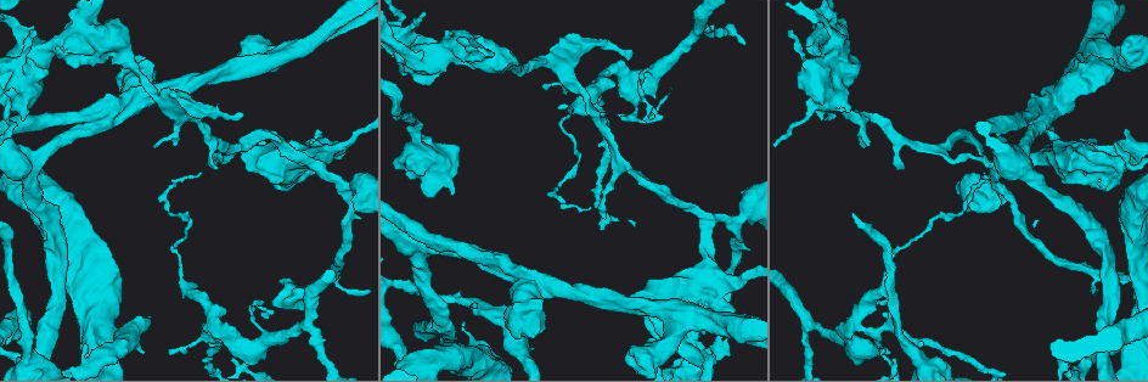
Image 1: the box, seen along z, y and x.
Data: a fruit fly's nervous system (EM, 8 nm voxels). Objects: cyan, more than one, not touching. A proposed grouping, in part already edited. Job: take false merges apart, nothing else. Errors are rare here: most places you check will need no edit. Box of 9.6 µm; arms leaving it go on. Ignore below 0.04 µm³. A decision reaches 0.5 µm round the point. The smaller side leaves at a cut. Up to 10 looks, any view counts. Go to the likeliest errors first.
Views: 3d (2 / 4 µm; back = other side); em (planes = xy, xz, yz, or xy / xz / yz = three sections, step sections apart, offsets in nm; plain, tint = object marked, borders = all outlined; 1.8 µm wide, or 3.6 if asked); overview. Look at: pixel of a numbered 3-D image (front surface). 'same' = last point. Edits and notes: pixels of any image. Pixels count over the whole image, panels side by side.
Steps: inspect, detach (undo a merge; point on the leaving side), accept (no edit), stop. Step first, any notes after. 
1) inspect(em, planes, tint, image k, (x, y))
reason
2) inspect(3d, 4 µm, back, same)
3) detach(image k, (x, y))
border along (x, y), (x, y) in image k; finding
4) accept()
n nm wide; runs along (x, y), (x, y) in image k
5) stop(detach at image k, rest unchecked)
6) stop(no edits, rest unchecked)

inspect(3d, 4 µm, back, image 1, (28, 359))
thick turns thin

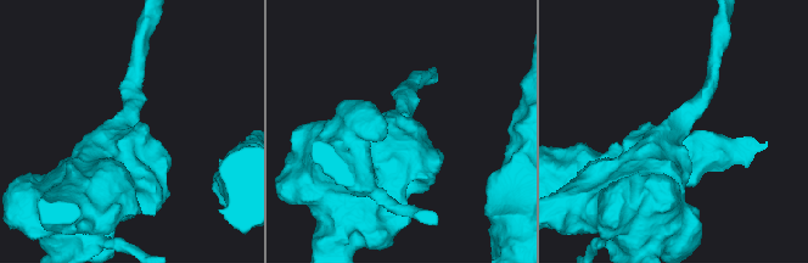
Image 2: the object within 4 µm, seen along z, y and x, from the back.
inspect(em, xz, step 4, tint, image 2, (683, 123))

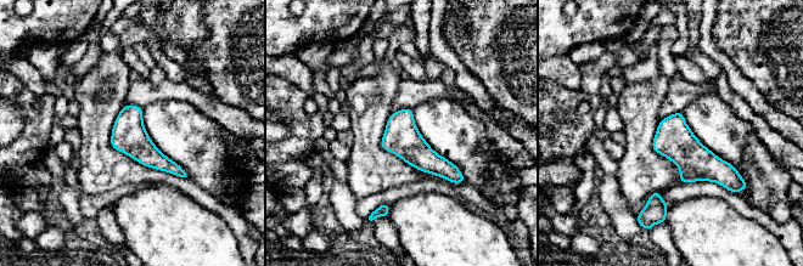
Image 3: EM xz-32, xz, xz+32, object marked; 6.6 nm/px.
accept()
220 nm wide; one cell here

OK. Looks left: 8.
inspect(3d, 2 µm, image 1, (399, 68))
thick turns thin

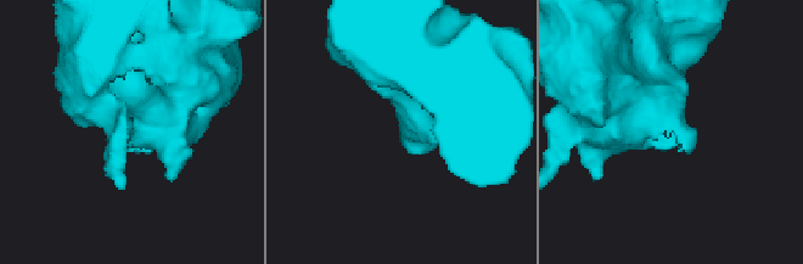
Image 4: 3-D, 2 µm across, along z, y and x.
inspect(em, 3.6 µm, planes, plain, image 4, (137, 113))

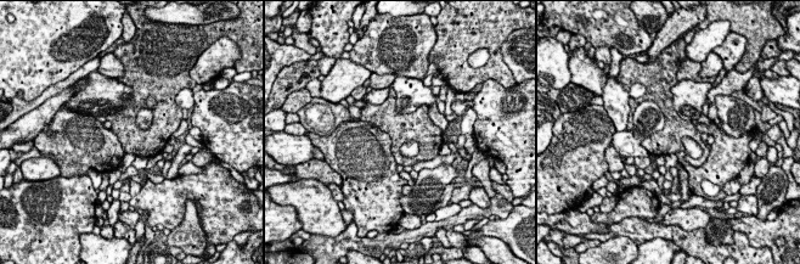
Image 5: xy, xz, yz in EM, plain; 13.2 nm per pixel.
inspect(em, 3.6 µm, planes, tint, same)
with the object marked

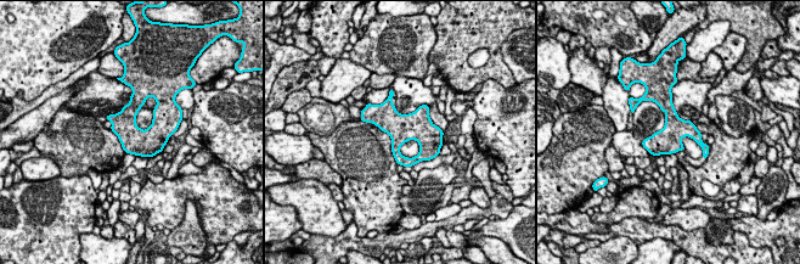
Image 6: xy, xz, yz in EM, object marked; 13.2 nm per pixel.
accept()
all the same cell

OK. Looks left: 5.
inspect(3d, 4 µm, image 1, (747, 212))
calibre changes

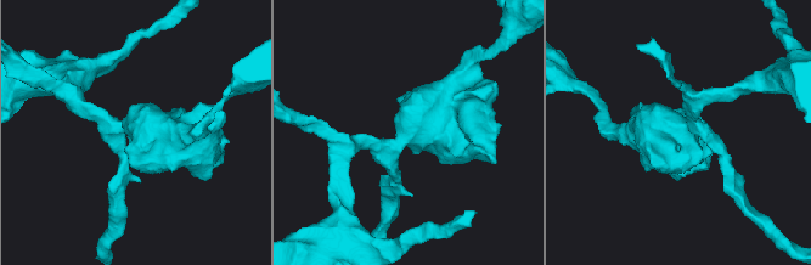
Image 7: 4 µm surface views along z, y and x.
inspect(em, xy, step 8, tint, image 7, (138, 132))
shape alone is not enough

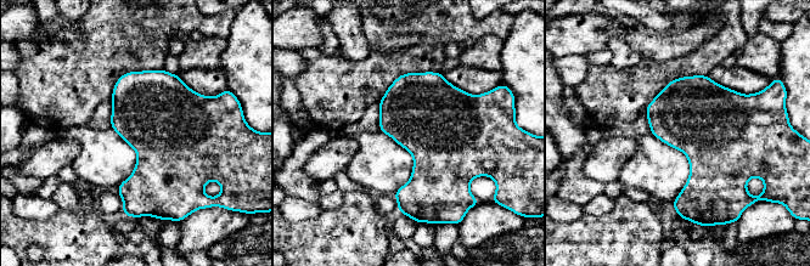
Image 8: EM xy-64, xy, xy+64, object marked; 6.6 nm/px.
accept()
continuous, no second cell

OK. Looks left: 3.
inspect(3d, 2 µm, image 1, (493, 265))
arms part here

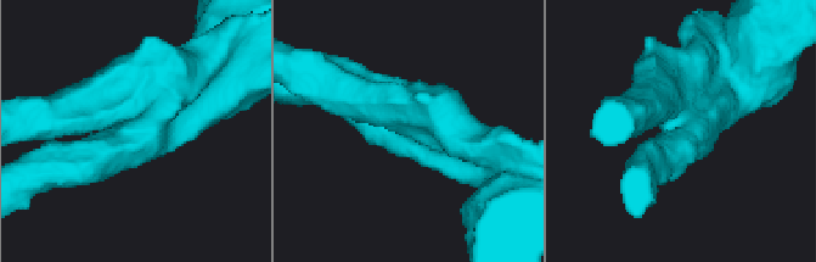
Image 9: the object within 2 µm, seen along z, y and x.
inspect(em, planes, tint, image 9, (141, 136))

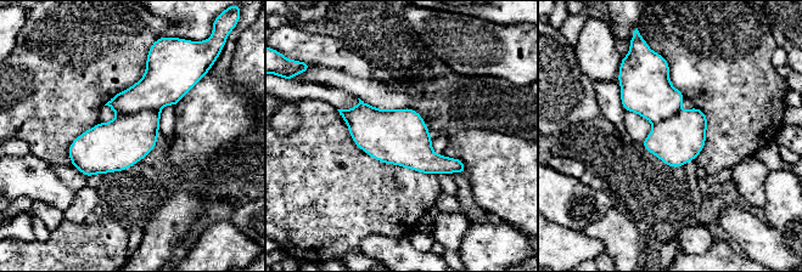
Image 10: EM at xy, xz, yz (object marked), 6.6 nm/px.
detach(image 10, (163, 83))
border along (160, 111), (139, 111), (118, 115) in image 10; two cells meet here

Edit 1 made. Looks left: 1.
stop(detach at image 10, rest unchecked)

